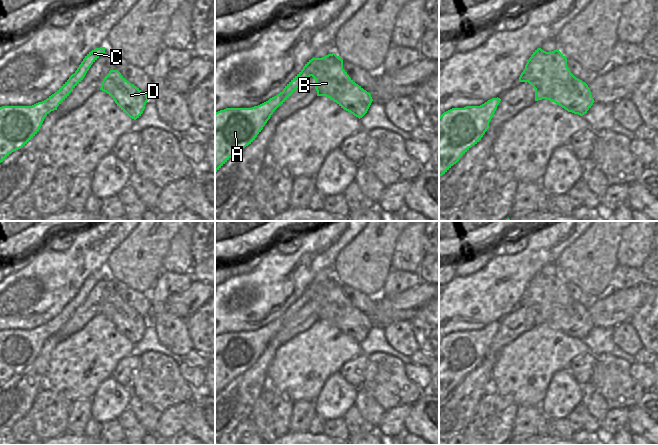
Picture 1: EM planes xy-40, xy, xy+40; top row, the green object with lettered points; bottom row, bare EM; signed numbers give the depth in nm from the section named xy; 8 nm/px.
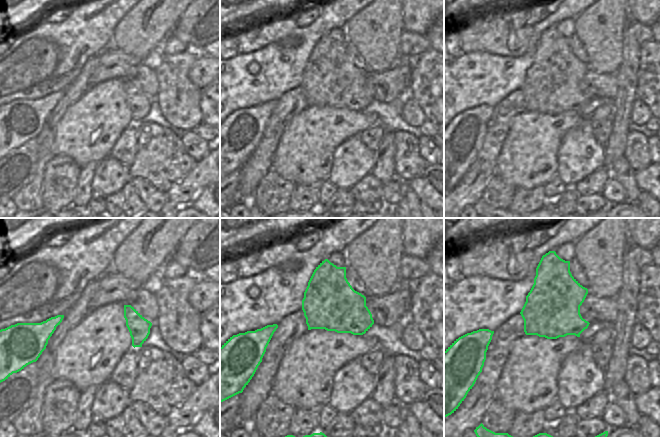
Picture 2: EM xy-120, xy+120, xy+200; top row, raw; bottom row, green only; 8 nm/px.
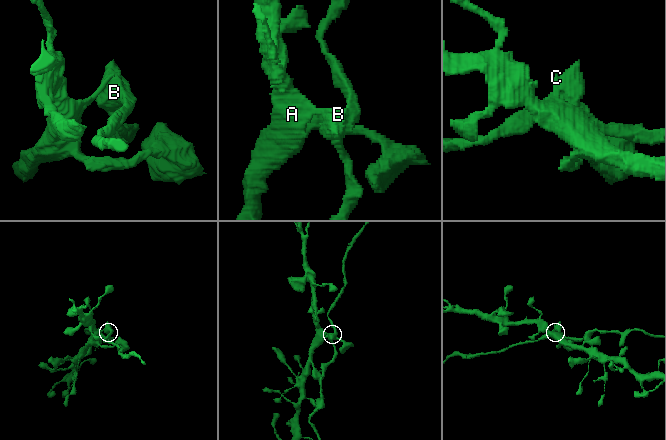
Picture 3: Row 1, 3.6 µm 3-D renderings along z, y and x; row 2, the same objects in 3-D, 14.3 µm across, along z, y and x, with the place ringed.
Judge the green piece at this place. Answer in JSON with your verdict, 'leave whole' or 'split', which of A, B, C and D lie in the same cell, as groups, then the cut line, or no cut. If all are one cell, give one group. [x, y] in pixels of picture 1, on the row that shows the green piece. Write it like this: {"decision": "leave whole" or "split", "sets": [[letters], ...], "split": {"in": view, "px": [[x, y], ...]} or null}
{"decision": "split", "sets": [["A"], ["B", "C", "D"]], "split": {"in": "xy-40", "px": [[40, 102], [48, 105], [51, 110]]}}

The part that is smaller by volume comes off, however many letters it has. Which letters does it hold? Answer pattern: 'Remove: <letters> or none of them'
Remove: B, C, D

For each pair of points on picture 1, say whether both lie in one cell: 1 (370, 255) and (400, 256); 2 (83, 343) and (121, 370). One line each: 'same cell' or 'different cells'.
1: different cells
2: different cells

